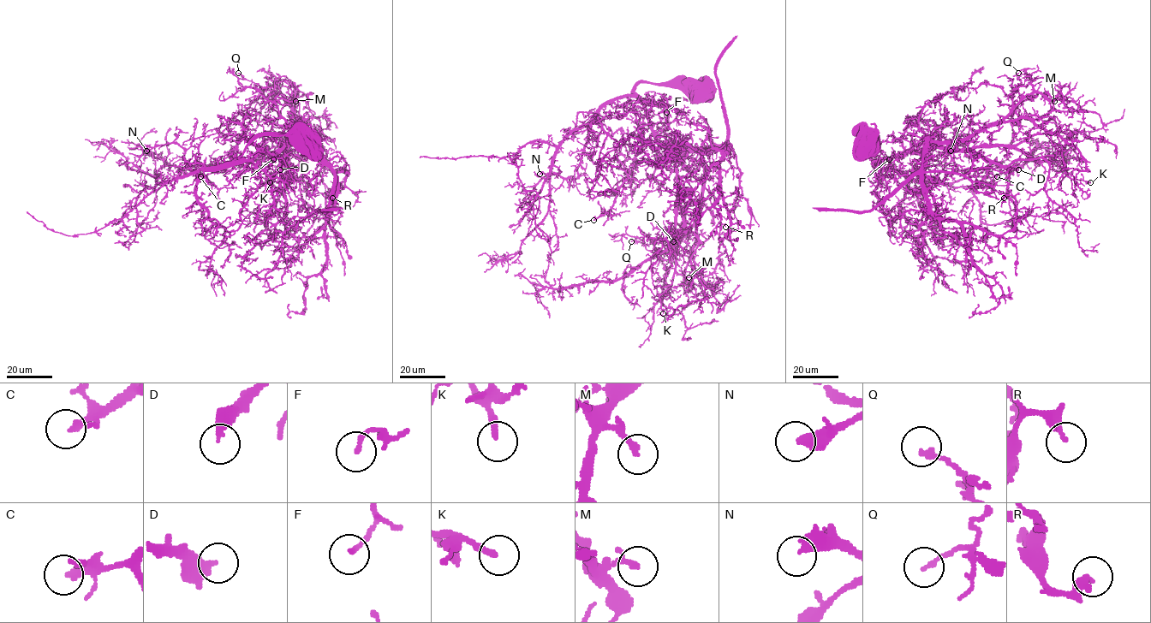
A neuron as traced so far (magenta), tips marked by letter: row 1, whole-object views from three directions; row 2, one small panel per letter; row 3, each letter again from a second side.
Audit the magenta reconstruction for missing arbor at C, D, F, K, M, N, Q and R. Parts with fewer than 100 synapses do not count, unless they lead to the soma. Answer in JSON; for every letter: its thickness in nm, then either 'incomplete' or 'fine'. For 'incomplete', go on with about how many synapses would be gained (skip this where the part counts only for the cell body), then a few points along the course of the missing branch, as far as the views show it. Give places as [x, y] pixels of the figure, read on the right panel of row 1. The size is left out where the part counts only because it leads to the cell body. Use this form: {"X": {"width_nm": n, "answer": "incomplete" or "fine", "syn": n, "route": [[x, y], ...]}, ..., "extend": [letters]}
{"C": {"width_nm": 220, "answer": "fine"}, "D": {"width_nm": 420, "answer": "incomplete", "syn": 120, "route": [[1018, 169], [1026, 179], [1025, 189], [1030, 192], [1037, 190]]}, "F": {"width_nm": 160, "answer": "fine"}, "K": {"width_nm": 240, "answer": "fine"}, "M": {"width_nm": 220, "answer": "fine"}, "N": {"width_nm": 260, "answer": "fine"}, "Q": {"width_nm": 160, "answer": "fine"}, "R": {"width_nm": 280, "answer": "fine"}, "extend": ["D"]}

